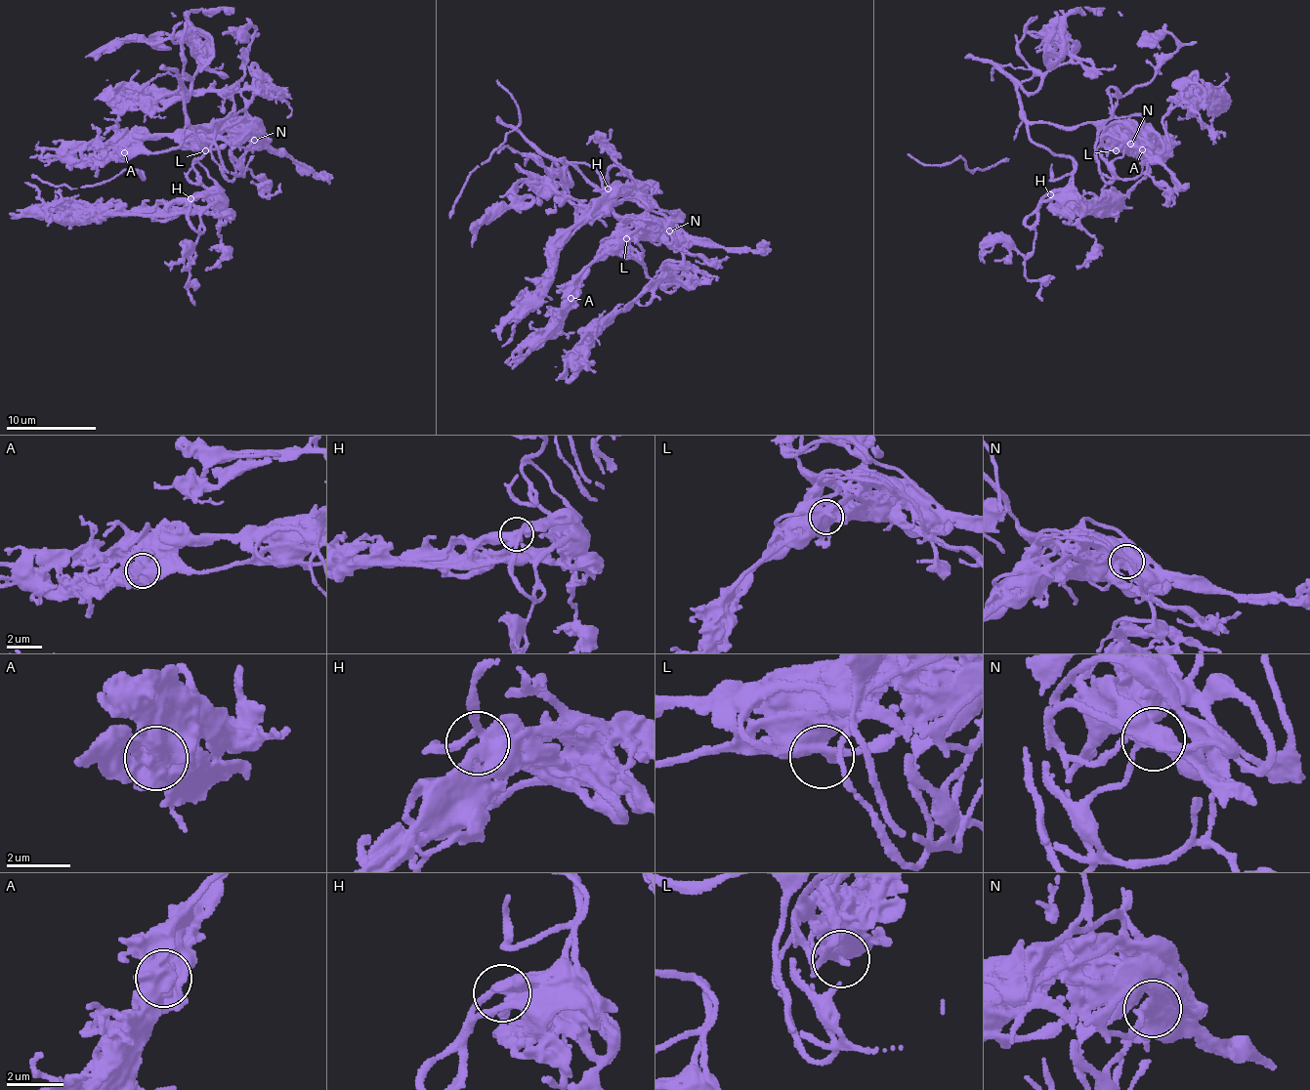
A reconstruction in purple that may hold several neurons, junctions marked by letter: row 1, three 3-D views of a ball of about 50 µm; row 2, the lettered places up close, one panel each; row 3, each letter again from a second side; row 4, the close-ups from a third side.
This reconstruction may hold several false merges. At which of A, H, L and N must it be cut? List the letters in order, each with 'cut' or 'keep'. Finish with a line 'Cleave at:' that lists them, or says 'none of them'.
A: keep
H: keep
L: keep
N: keep
Cleave at: none of them

